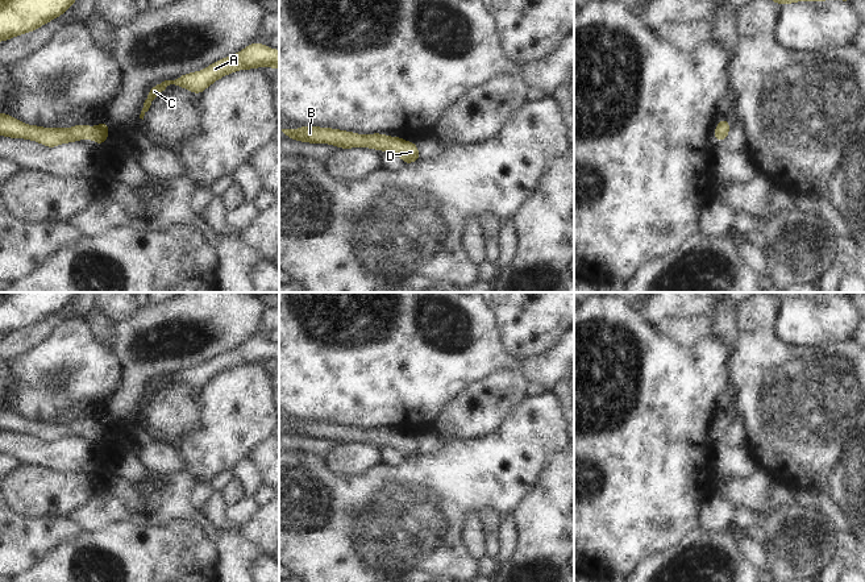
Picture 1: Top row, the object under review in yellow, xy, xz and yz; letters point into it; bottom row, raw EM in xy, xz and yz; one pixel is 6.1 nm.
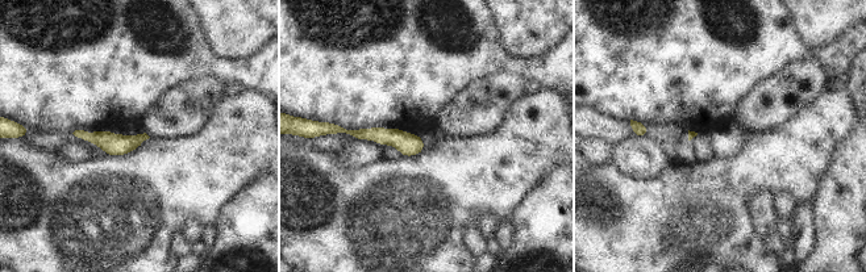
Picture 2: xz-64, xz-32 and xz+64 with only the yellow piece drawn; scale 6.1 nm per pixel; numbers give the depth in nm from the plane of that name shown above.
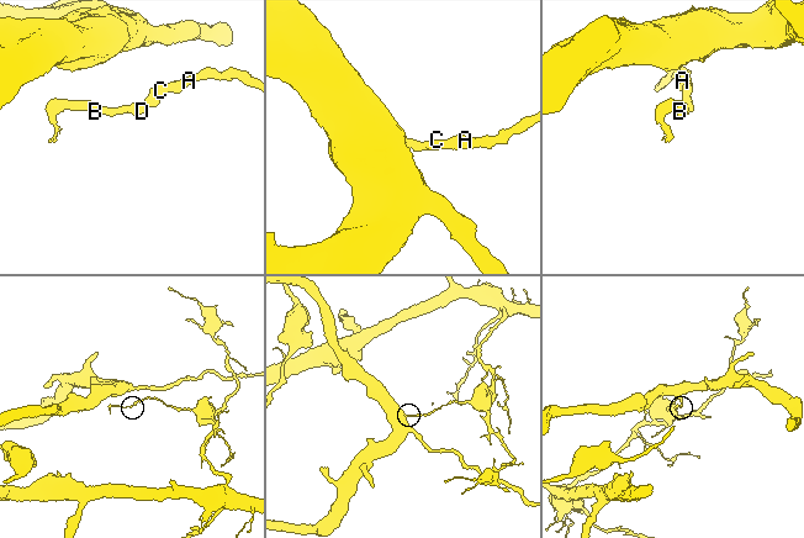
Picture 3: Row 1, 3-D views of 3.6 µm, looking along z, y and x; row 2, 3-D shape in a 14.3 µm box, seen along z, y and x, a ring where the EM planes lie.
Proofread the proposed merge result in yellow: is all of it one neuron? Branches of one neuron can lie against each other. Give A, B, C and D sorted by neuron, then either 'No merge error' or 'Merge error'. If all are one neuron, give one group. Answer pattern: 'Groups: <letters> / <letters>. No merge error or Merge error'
Groups: A B C D. No merge error

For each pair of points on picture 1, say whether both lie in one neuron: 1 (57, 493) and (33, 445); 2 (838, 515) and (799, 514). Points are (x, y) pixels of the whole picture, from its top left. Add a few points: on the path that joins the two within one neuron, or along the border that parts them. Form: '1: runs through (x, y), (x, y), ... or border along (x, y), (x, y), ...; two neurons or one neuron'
1: border along (24, 464), (74, 473); two neurons
2: border along (798, 503), (818, 508), (838, 531); two neurons

